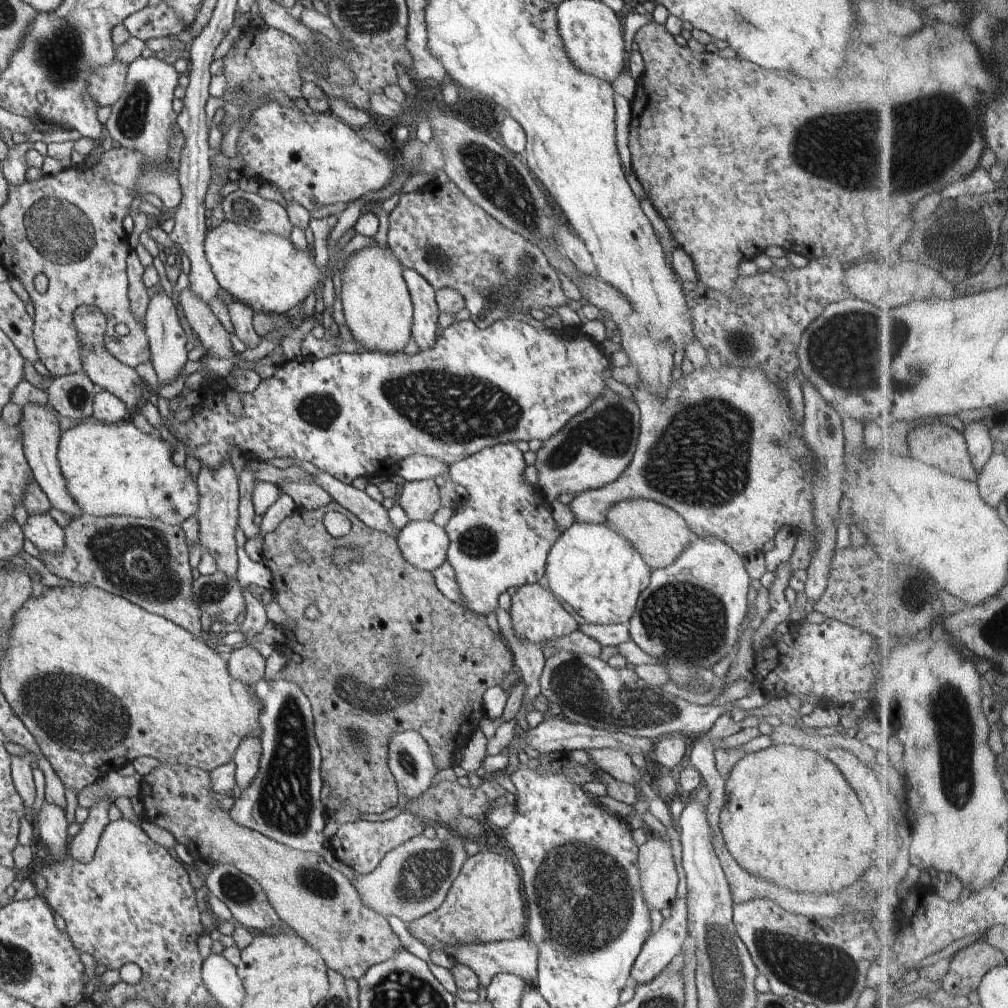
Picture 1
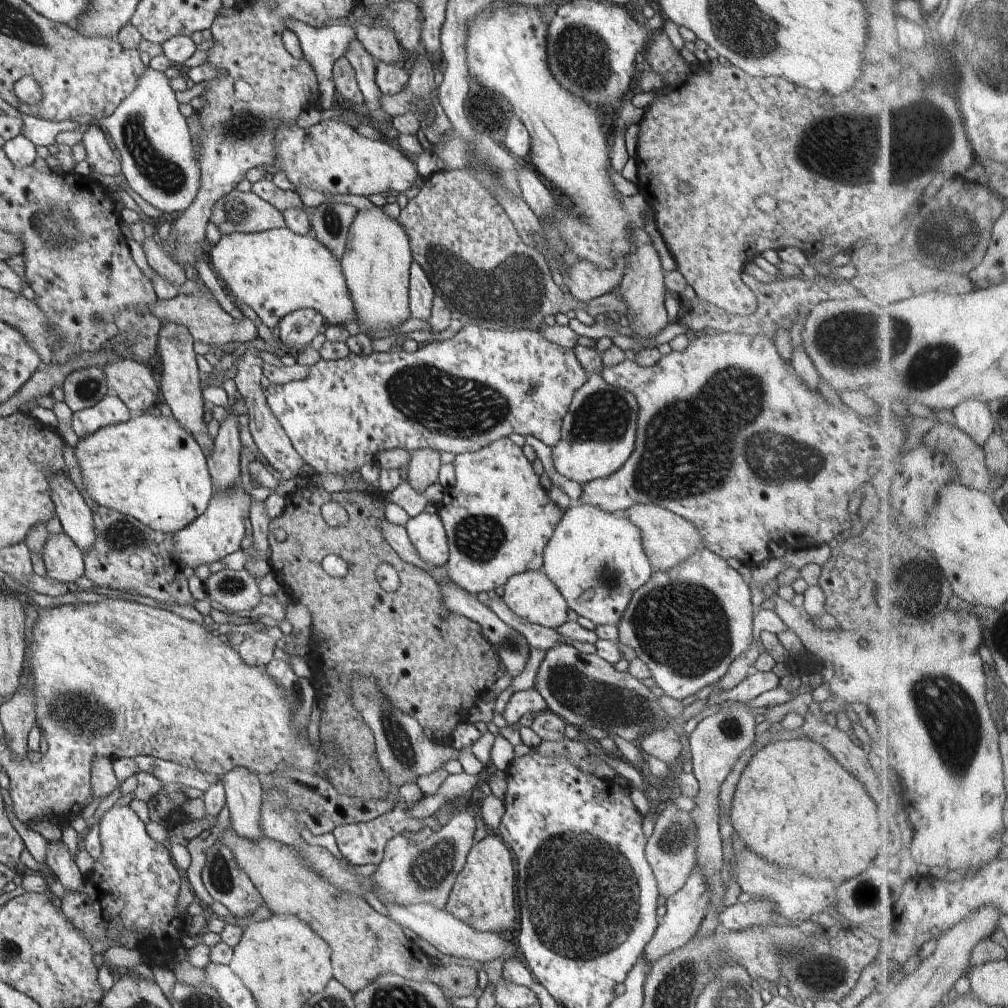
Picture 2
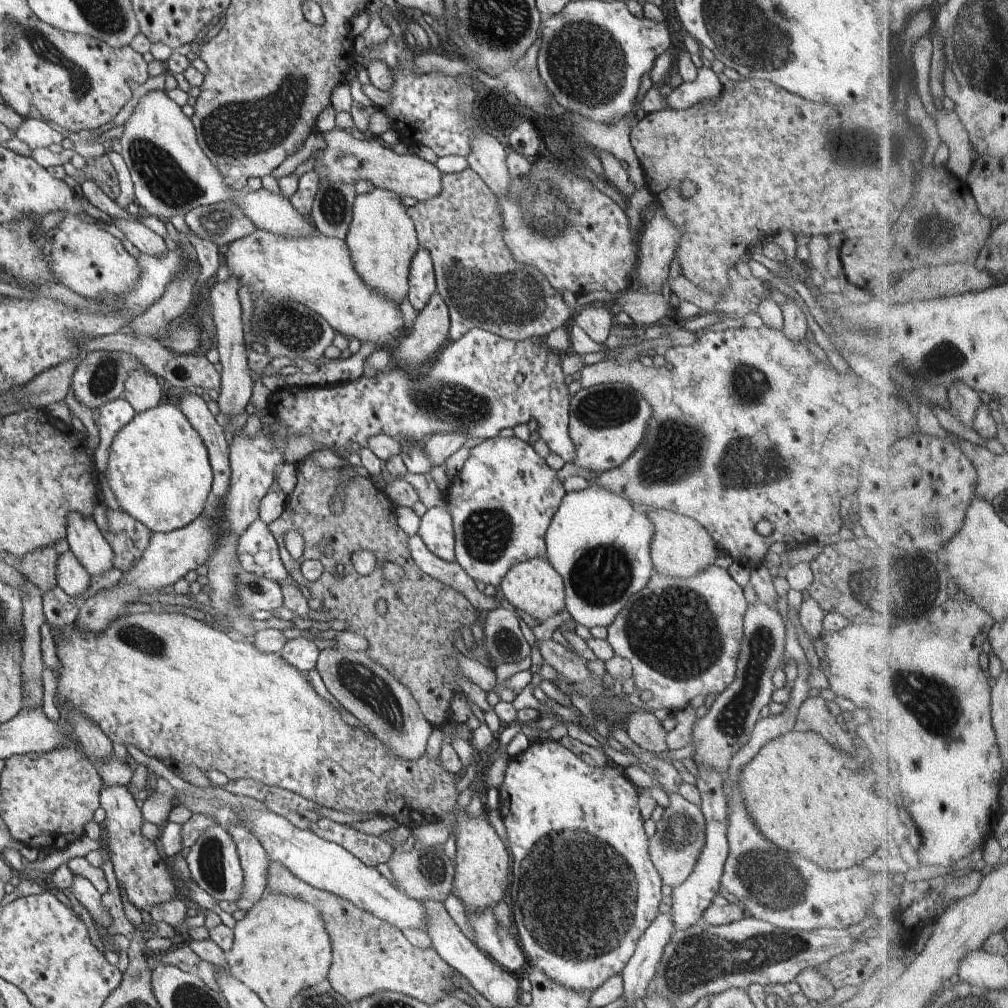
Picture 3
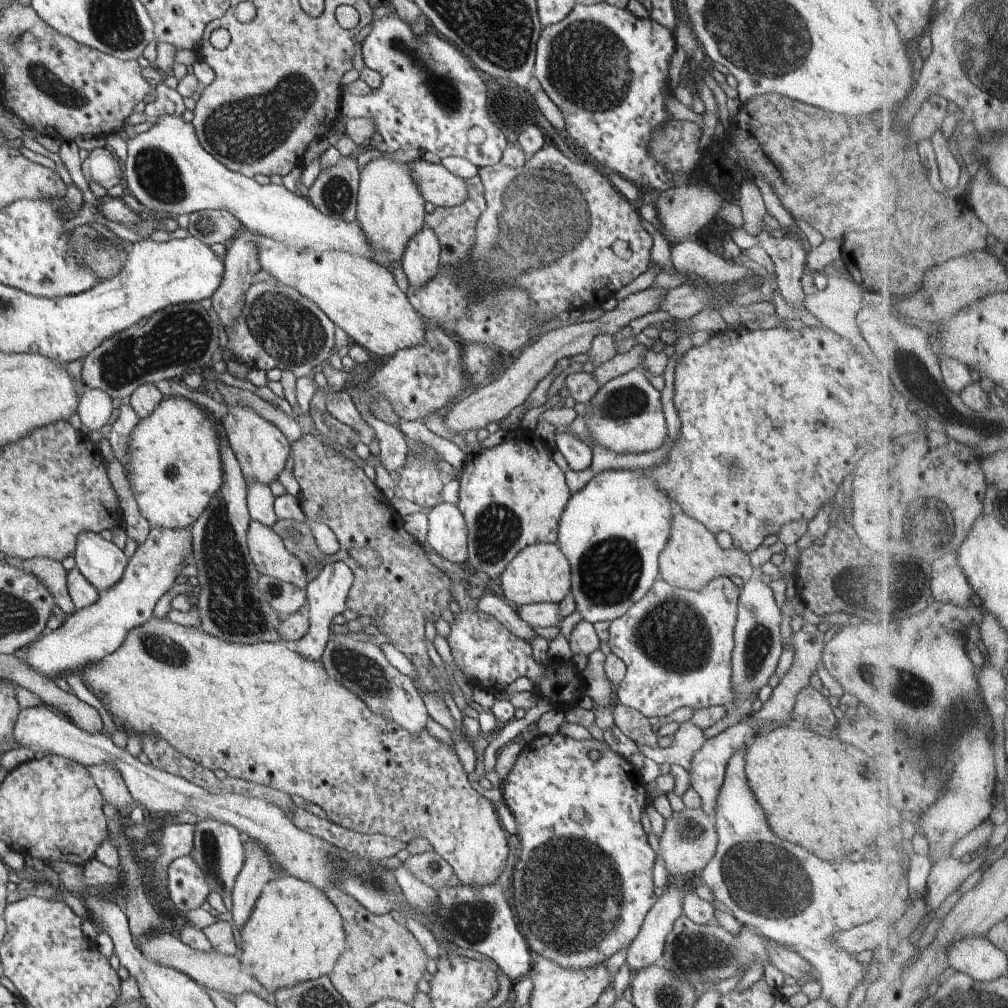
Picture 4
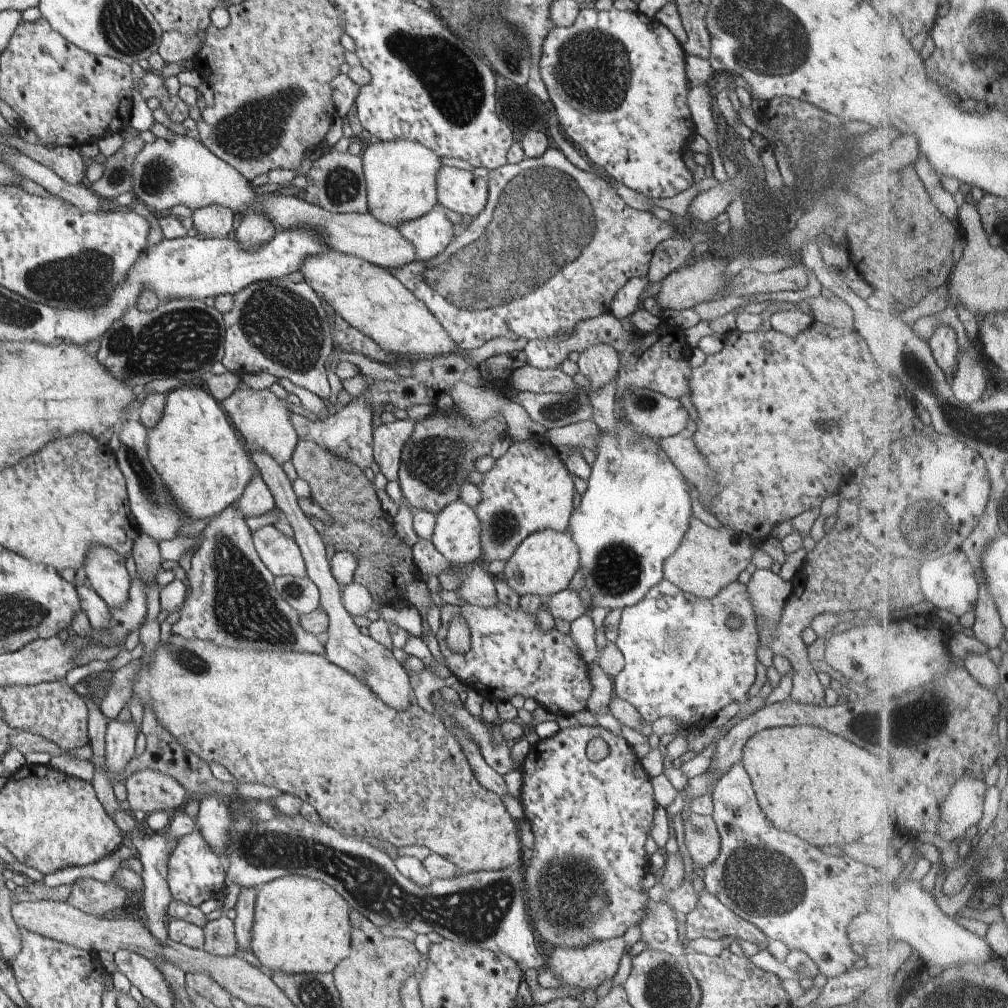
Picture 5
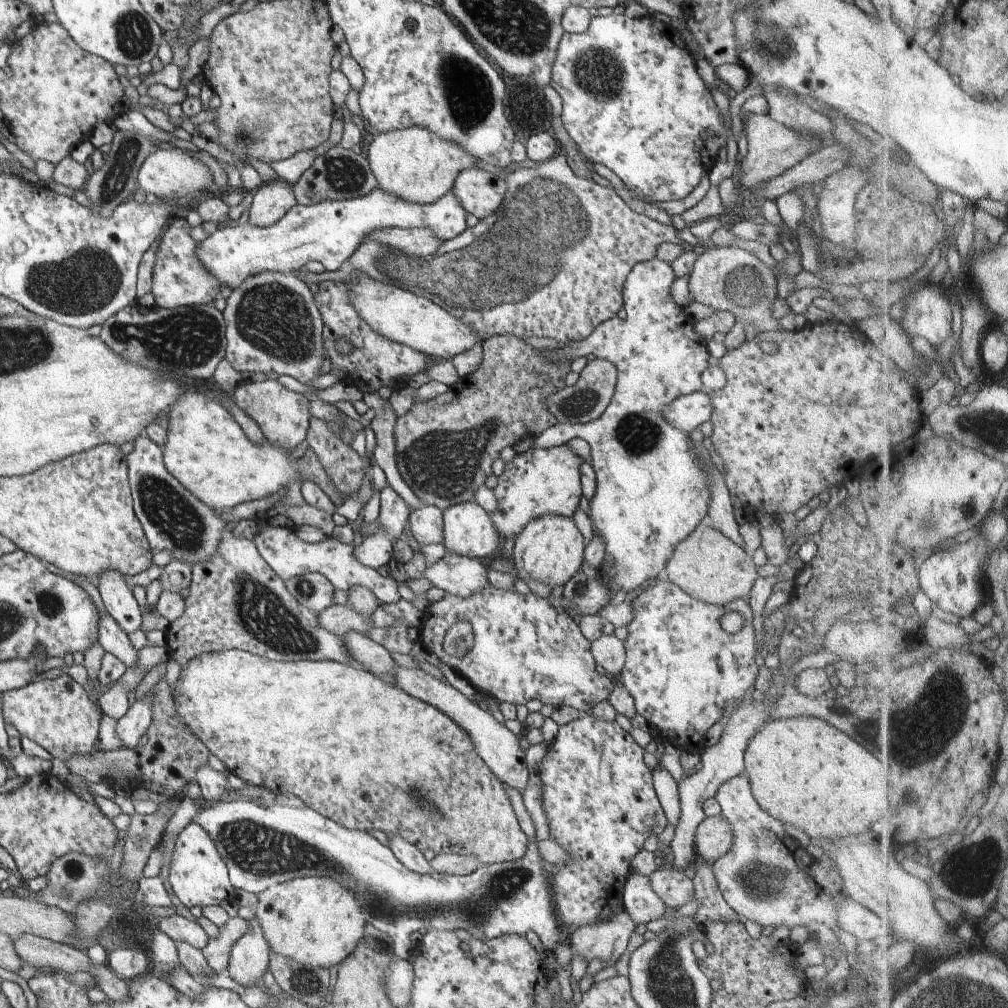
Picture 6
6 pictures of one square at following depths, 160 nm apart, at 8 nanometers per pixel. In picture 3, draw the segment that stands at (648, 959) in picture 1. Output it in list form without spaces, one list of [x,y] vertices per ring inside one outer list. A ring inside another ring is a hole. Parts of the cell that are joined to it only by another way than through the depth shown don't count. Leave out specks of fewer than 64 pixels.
[[[696,763],[696,765],[700,775],[696,786],[700,791],[700,807],[706,821],[705,845],[690,876],[680,886],[672,888],[672,906],[669,915],[673,920],[674,932],[690,928],[692,925],[702,922],[703,912],[712,904],[713,898],[722,889],[721,878],[724,872],[725,860],[729,855],[726,823],[727,805],[722,790],[722,775],[717,771],[702,767],[699,763]]]

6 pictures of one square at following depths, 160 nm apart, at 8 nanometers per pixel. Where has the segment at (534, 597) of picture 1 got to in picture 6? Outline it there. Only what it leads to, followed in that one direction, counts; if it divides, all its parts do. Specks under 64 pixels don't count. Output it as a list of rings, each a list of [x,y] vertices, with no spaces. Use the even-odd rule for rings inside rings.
[[[544,514],[540,518],[530,520],[522,533],[518,534],[510,561],[516,566],[518,579],[522,581],[532,578],[552,587],[565,586],[570,578],[581,573],[586,543],[572,517]]]

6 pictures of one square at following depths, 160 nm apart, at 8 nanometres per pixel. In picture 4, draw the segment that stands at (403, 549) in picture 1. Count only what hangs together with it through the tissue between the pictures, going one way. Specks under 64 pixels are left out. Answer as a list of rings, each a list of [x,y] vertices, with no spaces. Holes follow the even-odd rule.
[[[445,501],[434,505],[427,514],[427,544],[443,559],[467,562],[467,526],[461,510]]]

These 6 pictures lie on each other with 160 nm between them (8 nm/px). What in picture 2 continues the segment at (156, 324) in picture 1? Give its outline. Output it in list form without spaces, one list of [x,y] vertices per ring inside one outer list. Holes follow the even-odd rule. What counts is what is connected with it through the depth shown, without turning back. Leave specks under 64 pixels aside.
[[[164,321],[161,323],[159,337],[157,338],[156,361],[163,364],[162,377],[160,377],[159,390],[160,398],[165,401],[176,419],[188,432],[192,434],[195,441],[206,454],[213,449],[213,441],[208,436],[208,421],[203,418],[206,407],[200,388],[202,373],[196,364],[196,353],[193,347],[194,338],[186,326],[174,321]]]

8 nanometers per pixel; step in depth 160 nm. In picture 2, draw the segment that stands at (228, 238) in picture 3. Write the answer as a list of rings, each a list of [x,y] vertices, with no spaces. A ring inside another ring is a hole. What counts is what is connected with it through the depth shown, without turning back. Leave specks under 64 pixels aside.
[[[236,189],[232,190],[232,192],[229,192],[216,202],[212,212],[210,221],[218,226],[222,235],[232,234],[233,232],[257,233],[286,226],[283,213],[273,204],[266,202],[252,191],[242,192]]]

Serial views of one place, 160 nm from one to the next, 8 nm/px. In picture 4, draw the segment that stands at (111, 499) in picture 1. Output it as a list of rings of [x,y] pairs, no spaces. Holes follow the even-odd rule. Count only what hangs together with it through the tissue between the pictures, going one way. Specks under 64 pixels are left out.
[[[166,396],[150,416],[140,419],[127,446],[127,479],[140,514],[150,526],[186,529],[208,506],[223,481],[219,422],[209,412],[180,396]]]

